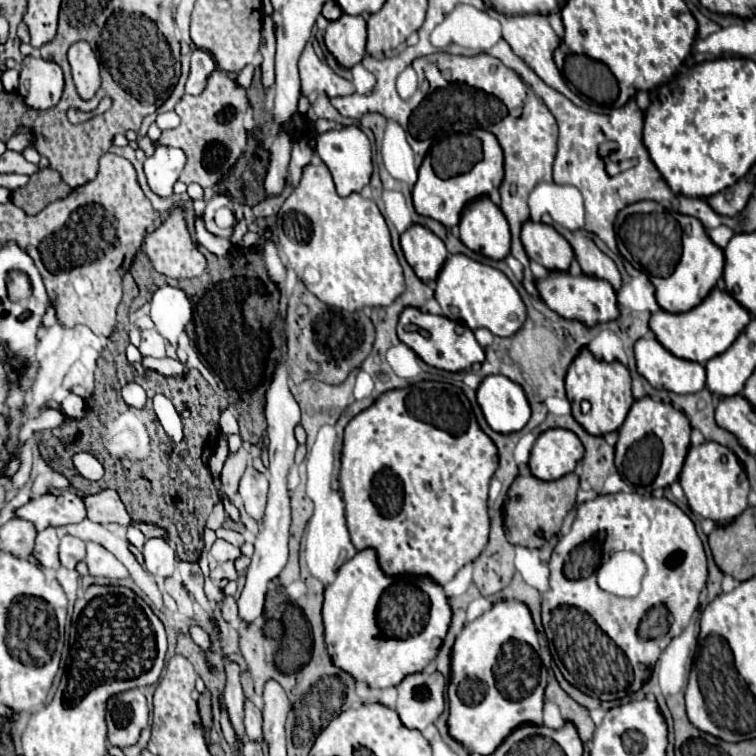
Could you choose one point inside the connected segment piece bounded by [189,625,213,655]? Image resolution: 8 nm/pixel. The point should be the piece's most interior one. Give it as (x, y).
(202, 638)

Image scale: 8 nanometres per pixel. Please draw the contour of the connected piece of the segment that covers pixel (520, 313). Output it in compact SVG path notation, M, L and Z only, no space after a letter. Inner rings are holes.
M463 253L445 259L435 279L435 299L445 317L463 321L469 329L485 327L499 337L513 335L525 321L525 305L511 281L499 269L479 263Z

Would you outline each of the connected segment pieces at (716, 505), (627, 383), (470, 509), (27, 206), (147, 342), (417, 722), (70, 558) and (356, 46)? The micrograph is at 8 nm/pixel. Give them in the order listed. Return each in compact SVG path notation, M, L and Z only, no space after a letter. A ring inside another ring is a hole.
M705 441L697 447L689 447L679 481L691 511L699 513L701 517L713 519L715 523L727 523L727 519L735 519L735 515L741 515L743 507L747 507L747 473L743 465L739 467L737 455L715 441Z
M583 347L577 357L571 361L567 375L565 375L565 389L567 399L573 407L573 417L591 433L591 435L605 435L609 431L617 431L625 421L625 415L635 401L632 395L632 379L629 369L621 361L603 361L595 359L587 347ZM587 399L591 403L589 413L581 413L579 403Z
M419 381L403 389L391 389L381 393L371 407L355 415L349 425L345 427L345 439L343 439L343 457L341 457L341 493L347 503L347 527L351 533L353 545L361 551L365 547L373 547L377 551L379 563L387 575L401 575L401 573L413 573L413 575L429 575L439 585L445 585L453 579L453 575L469 561L477 559L483 547L489 539L489 515L487 515L487 489L489 481L498 467L498 450L495 443L481 431L473 407L463 393L461 387L455 387L451 383L439 383L439 381ZM425 485L431 485L425 489Z
M39 169L29 177L29 183L11 193L11 201L27 211L27 215L37 215L51 201L63 199L71 193L71 187L63 183L61 175L53 169Z
M145 329L141 331L141 345L139 345L141 355L149 357L165 357L165 339L155 331L155 329Z
M439 671L411 673L397 685L397 713L409 729L423 731L445 709L445 677Z
M63 535L59 545L59 561L67 569L75 569L79 561L85 559L85 543L73 535Z
M341 15L337 21L331 21L325 31L325 45L337 57L341 67L357 65L365 55L367 27L361 15Z

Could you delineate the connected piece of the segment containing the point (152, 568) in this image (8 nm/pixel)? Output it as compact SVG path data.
M153 537L147 539L145 549L145 567L149 573L159 575L159 577L169 577L175 571L175 549L167 543L163 537Z

